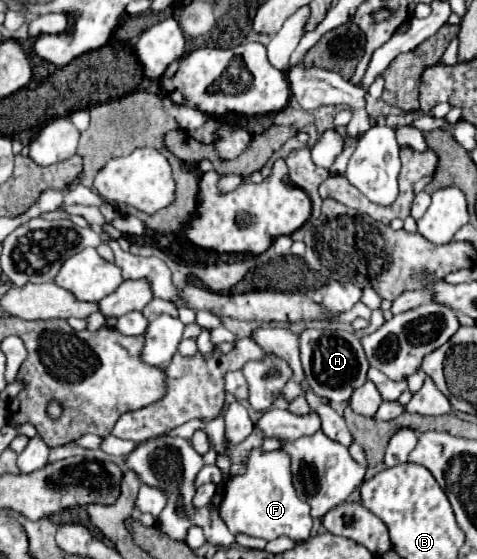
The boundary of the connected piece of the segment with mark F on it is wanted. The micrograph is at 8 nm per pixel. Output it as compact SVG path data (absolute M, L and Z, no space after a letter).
M261 446L249 452L249 458L245 460L245 474L231 476L225 484L219 516L233 534L249 534L265 540L275 540L279 536L307 540L313 524L309 504L295 492L289 454L283 448L267 452Z

